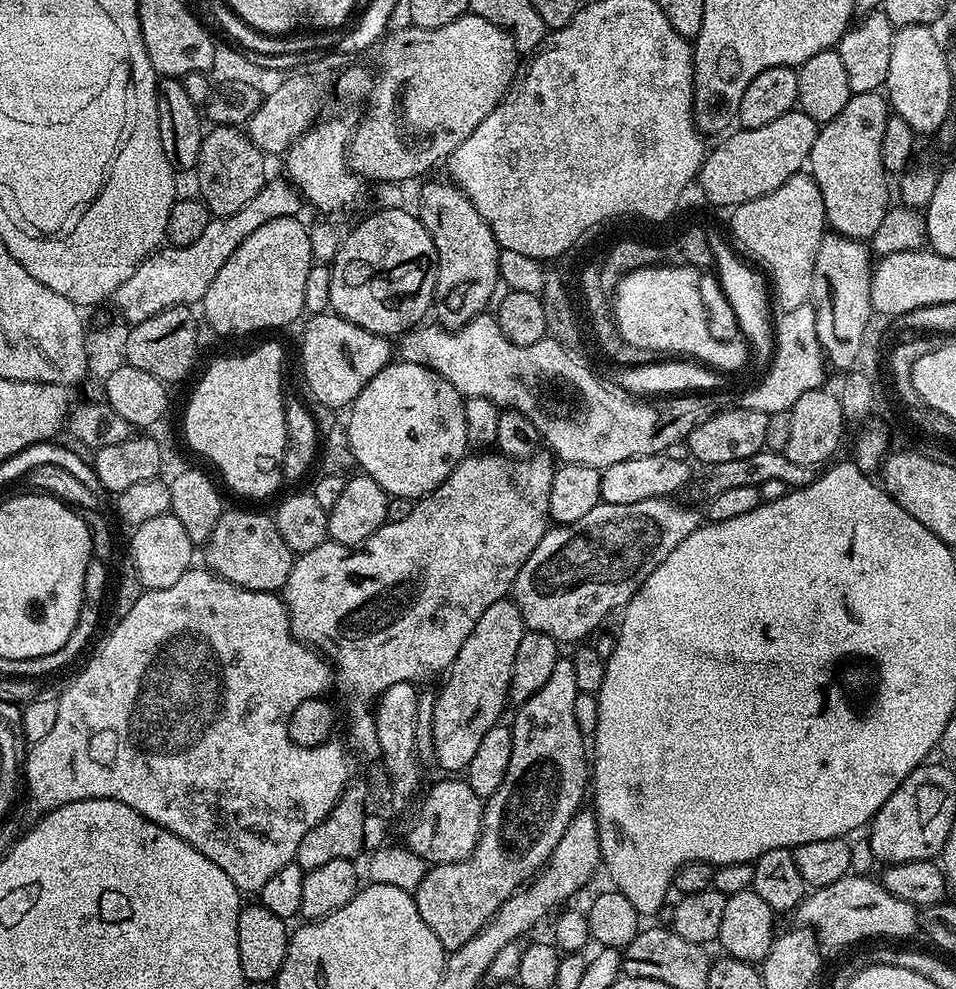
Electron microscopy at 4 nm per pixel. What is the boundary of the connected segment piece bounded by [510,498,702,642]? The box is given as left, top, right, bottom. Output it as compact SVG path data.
M650 498L626 506L601 502L590 514L578 518L578 522L549 527L512 584L510 596L522 614L525 629L546 634L557 642L580 640L590 635L615 608L617 611L629 604L646 578L666 562L670 550L702 523L702 516L678 501L676 498Z

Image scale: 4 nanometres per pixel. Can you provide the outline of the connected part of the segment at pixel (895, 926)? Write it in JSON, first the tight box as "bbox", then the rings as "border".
{"bbox":[795,874,918,948],"border":[[[849,874],[826,886],[809,891],[799,908],[795,909],[803,927],[815,931],[821,945],[844,948],[859,940],[875,936],[912,936],[918,932],[918,909],[908,900],[898,898],[886,890],[879,879]]]}

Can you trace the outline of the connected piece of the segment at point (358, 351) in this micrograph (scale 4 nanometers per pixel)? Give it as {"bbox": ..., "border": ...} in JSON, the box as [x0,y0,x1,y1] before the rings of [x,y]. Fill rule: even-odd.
{"bbox":[300,310,393,410],"border":[[[331,310],[309,315],[307,319],[303,321],[304,337],[300,340],[300,368],[304,371],[304,384],[308,387],[309,397],[334,410],[347,409],[356,401],[358,394],[362,394],[370,378],[374,378],[393,359],[393,341],[387,336],[362,330],[362,326],[354,326],[354,322],[336,315]]]}

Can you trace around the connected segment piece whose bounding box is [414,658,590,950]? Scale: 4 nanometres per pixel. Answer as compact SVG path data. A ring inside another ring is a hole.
M561 658L554 666L554 674L550 674L550 678L542 685L542 690L538 690L538 694L534 694L524 704L519 705L515 709L516 717L510 720L512 729L510 766L506 766L506 778L502 778L502 786L498 786L498 790L494 790L494 794L487 797L486 803L483 805L484 816L480 820L480 837L474 850L466 859L459 860L456 864L437 864L429 867L424 873L422 882L416 888L414 899L418 906L418 914L422 914L422 922L426 922L426 926L430 926L430 930L434 930L438 942L444 949L451 950L462 946L467 940L474 938L474 934L478 934L478 930L482 930L482 926L486 926L486 922L502 906L502 902L506 902L506 898L510 898L517 890L524 887L544 867L554 850L554 846L558 846L558 838L562 838L562 834L566 834L566 826L570 826L574 814L581 811L583 804L580 803L584 800L584 787L589 787L590 784L590 756L589 753L588 756L584 753L586 737L578 730L578 722L574 722L574 698L576 694L574 666L571 659Z

